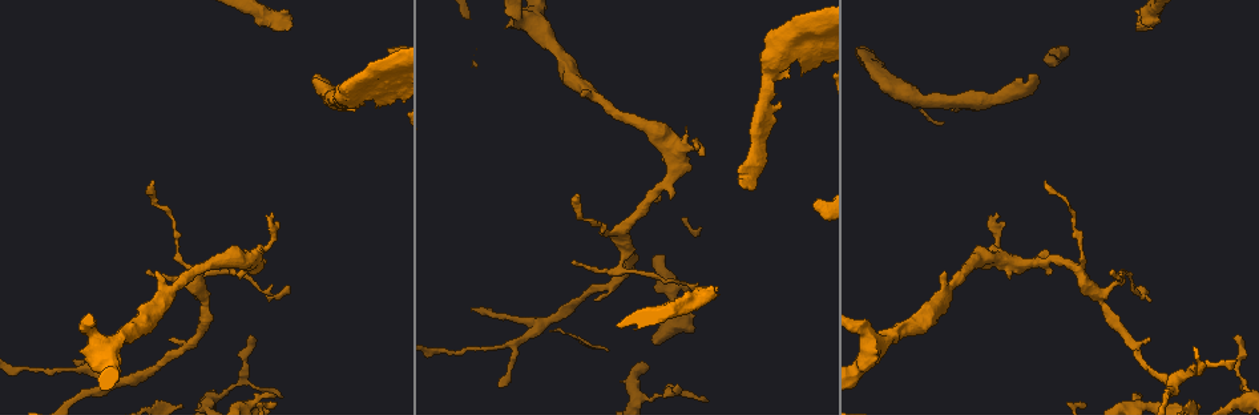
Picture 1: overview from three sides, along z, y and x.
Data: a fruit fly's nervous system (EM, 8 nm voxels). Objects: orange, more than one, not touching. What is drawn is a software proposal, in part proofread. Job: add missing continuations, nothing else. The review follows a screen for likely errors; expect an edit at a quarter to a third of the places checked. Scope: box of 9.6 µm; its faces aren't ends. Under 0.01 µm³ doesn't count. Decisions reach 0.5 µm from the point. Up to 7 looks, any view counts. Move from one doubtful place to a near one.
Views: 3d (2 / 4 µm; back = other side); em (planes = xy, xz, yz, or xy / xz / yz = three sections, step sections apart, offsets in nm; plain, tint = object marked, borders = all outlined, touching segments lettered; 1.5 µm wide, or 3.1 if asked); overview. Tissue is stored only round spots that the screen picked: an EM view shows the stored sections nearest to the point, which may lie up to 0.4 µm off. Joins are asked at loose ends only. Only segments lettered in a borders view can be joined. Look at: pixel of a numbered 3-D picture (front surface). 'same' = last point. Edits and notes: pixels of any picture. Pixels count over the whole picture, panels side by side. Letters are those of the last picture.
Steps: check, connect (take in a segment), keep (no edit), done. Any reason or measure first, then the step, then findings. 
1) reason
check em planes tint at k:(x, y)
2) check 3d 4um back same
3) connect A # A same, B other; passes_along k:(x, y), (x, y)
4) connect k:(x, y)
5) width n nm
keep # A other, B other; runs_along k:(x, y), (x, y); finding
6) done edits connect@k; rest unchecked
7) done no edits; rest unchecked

an open end
check em planes tint at 1:(285, 11)

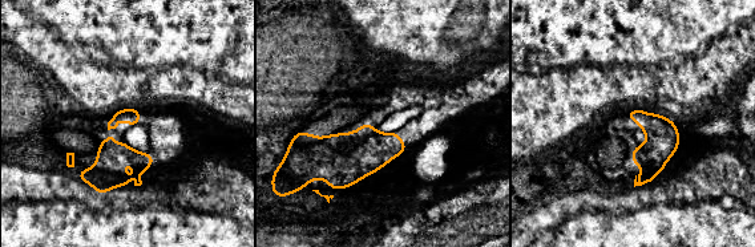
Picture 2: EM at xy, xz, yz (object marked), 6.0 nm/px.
check em planes borders same

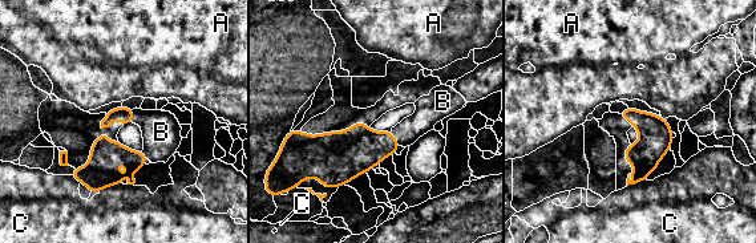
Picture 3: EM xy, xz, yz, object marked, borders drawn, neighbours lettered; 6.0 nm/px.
connect B # A other, B same, C other; passes_along 3:(356, 150), (393, 138), (427, 114); it goes on there

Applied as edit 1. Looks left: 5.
check 3d 2um at 1:(814, 203)

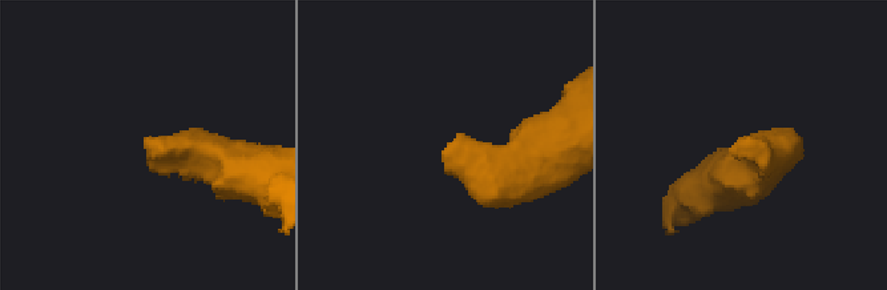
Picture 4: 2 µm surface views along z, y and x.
need the tissue
check em yz step 4 borders at 4:(748, 141)

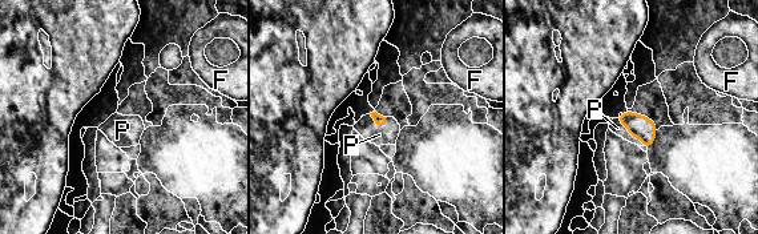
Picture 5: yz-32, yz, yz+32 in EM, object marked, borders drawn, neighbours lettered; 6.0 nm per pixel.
connect P # F other, P same; passes_along 5:(638, 126), (631, 134), (617, 128); it goes on there

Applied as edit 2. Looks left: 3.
check overview

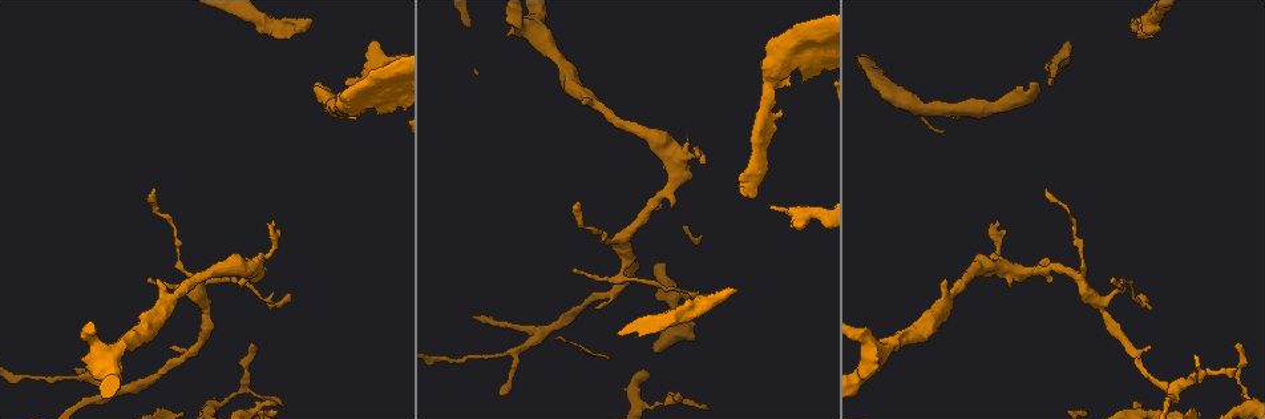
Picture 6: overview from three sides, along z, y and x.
thin end
check 3d 4um at 6:(695, 150)

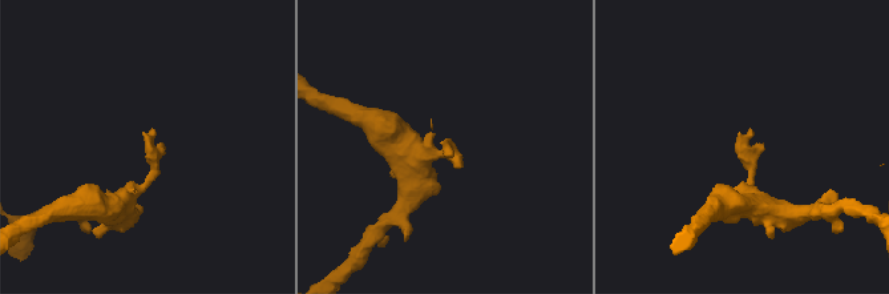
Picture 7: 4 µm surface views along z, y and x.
check em planes borders at 7:(443, 143)

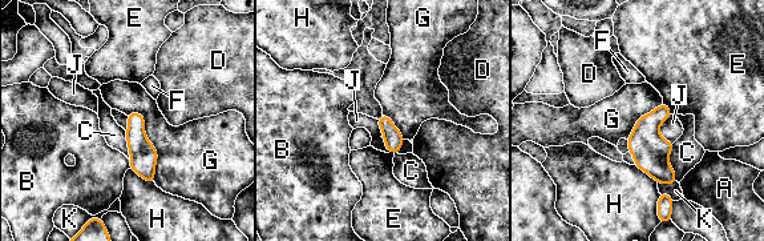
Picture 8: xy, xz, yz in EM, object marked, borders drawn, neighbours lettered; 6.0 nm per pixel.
longest_contact G 460 nm
keep # A other, B other, C other, D other, E other, F other, G other, H other, J other, K other; border 8:(672, 143), (667, 161), (678, 181); no lettered segment goes on from it

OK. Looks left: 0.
done edits connect@3, connect@5; rest unchecked

